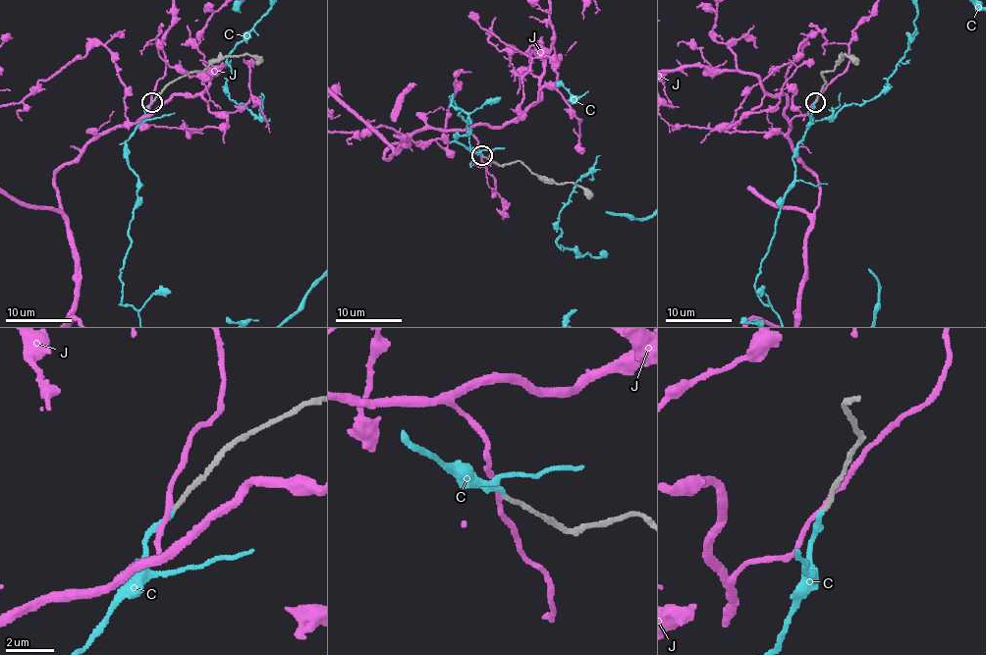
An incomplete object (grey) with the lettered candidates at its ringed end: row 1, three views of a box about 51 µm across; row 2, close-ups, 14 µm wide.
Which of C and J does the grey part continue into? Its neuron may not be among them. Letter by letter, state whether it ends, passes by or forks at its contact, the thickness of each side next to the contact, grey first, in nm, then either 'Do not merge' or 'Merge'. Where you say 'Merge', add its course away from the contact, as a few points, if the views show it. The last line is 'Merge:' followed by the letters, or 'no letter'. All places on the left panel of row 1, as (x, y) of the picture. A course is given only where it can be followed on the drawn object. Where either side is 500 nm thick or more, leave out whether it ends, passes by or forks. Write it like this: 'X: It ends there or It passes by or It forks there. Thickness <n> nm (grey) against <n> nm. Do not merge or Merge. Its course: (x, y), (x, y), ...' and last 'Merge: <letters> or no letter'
C: It ends there. Thickness 190 nm (grey) against 200 nm. Merge
J: It passes by. Thickness 190 nm (grey) against 180 nm. Do not merge
Merge: C

